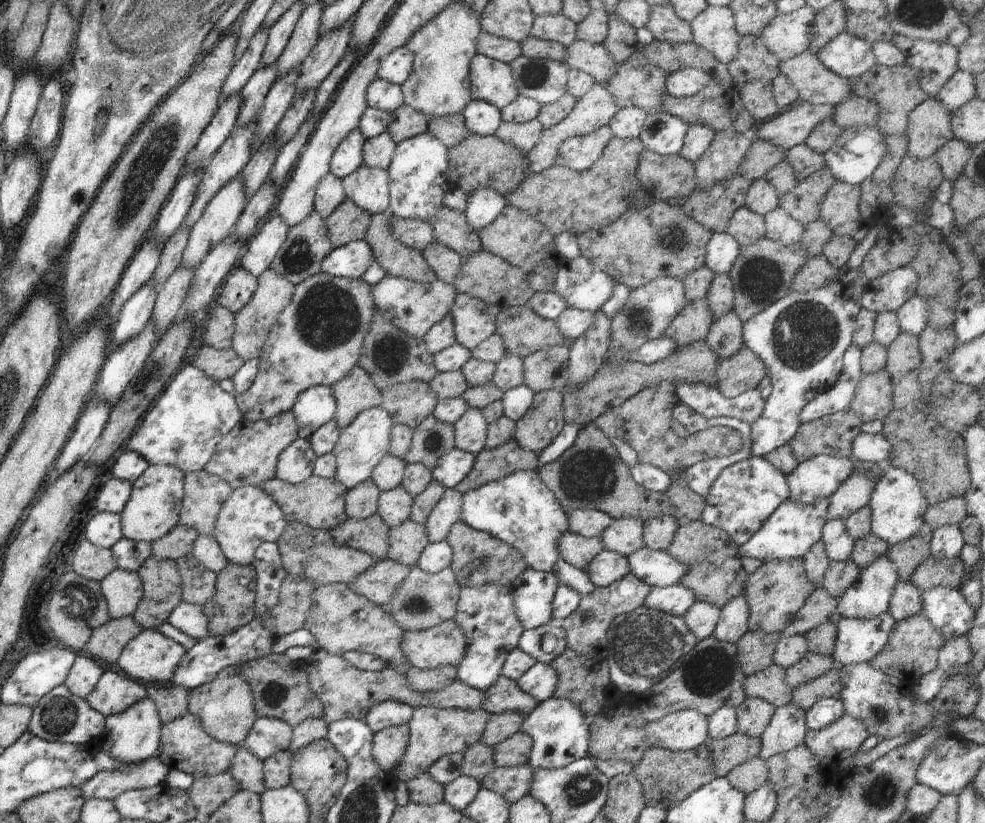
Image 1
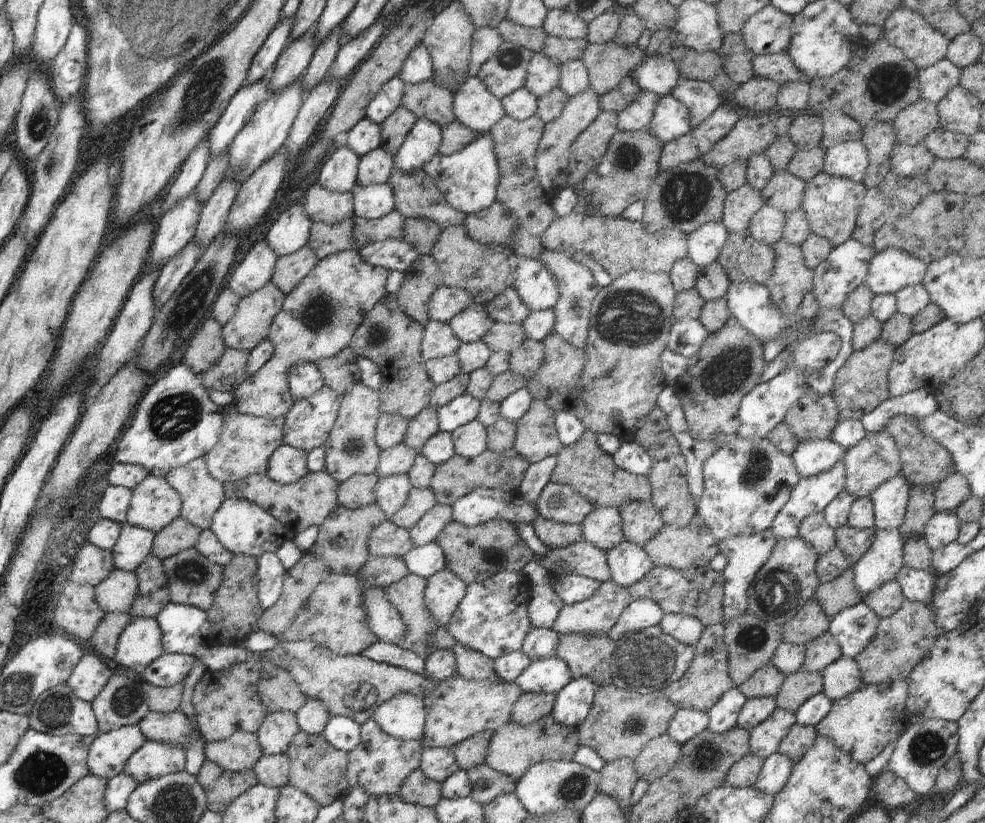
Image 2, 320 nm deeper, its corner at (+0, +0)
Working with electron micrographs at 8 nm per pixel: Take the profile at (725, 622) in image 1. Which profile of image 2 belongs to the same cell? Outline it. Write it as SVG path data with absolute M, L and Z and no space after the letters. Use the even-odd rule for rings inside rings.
M770 529L763 530L755 535L736 535L718 542L720 554L726 557L727 563L721 572L725 578L723 584L723 613L725 620L748 612L748 593L756 573L766 564L777 540Z

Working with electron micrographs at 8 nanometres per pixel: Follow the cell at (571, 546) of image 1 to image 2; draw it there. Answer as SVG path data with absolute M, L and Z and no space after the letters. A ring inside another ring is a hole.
M538 515L532 522L536 536L549 548L564 547L583 540L580 524L557 523Z

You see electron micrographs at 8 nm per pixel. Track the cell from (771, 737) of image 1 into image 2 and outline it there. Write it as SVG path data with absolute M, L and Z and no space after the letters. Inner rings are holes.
M776 708L764 722L749 730L751 753L761 759L767 759L771 754L778 753L780 743L794 723L795 714Z

